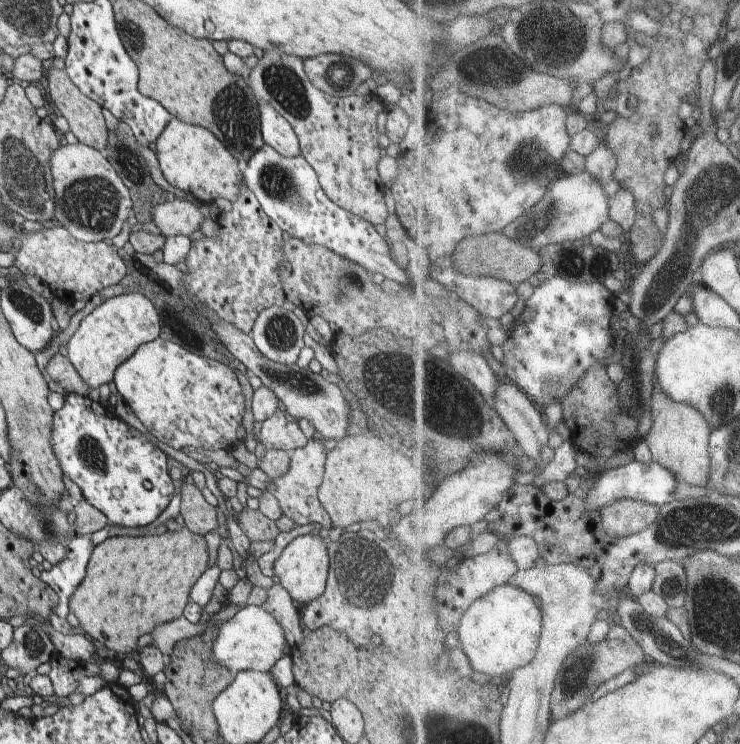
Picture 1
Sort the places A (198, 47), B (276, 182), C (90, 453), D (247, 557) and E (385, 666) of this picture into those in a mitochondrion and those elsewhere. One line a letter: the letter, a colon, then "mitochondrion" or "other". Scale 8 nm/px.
A: other
B: mitochondrion
C: mitochondrion
D: other
E: other

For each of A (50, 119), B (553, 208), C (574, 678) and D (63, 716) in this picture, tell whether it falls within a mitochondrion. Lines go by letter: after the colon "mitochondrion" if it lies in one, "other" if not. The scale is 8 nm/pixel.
A: other
B: mitochondrion
C: mitochondrion
D: other

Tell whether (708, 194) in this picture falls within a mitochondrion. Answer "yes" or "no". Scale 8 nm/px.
yes

